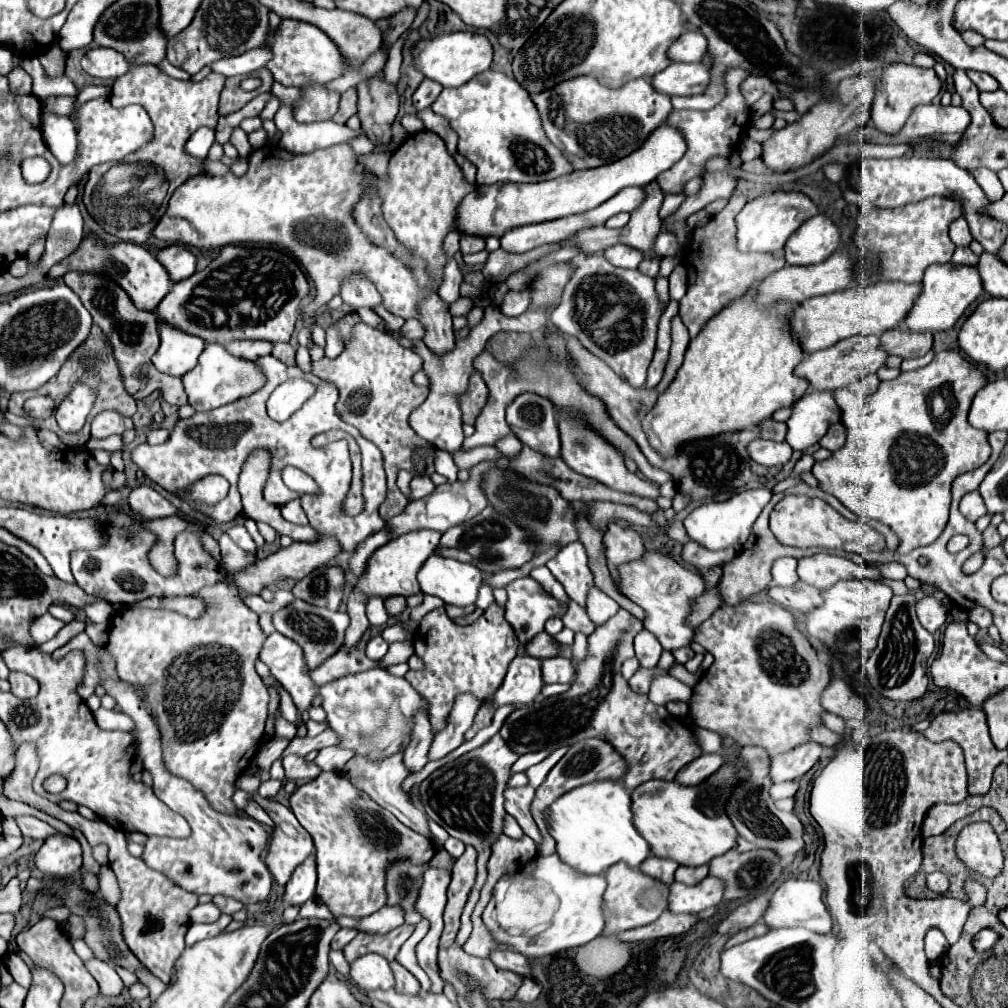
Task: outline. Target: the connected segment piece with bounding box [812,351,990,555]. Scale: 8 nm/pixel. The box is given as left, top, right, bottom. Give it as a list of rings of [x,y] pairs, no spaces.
[[[940,351],[930,365],[900,373],[892,381],[882,381],[874,395],[866,397],[848,393],[848,389],[836,389],[836,403],[842,409],[842,423],[846,427],[846,443],[826,461],[814,463],[814,477],[826,493],[834,495],[856,515],[886,523],[898,535],[898,551],[902,555],[930,545],[942,535],[948,523],[952,479],[984,465],[990,457],[988,433],[968,423],[972,399],[986,383],[988,379],[976,363],[966,361],[958,351]]]

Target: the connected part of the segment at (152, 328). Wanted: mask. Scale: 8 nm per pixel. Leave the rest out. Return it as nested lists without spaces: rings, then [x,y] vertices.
[[[68,271],[64,275],[64,283],[78,293],[82,305],[92,313],[94,323],[98,323],[104,329],[104,335],[112,343],[114,357],[116,357],[116,361],[120,361],[124,387],[128,389],[128,393],[134,399],[144,399],[152,392],[158,391],[162,398],[171,405],[180,407],[188,403],[181,378],[159,372],[154,369],[154,365],[150,361],[160,345],[158,319],[152,311],[138,309],[132,303],[132,299],[128,297],[128,293],[116,281],[112,281],[110,277],[104,277],[100,273]]]

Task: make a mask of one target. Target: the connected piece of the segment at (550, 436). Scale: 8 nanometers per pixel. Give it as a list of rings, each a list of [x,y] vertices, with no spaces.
[[[536,393],[518,395],[506,407],[506,421],[524,445],[548,457],[560,457],[560,431],[548,399]]]

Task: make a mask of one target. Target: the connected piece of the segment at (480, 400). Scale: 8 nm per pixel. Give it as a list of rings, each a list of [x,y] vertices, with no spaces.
[[[474,373],[470,391],[466,393],[466,397],[462,397],[462,413],[464,413],[462,419],[464,419],[464,423],[474,423],[480,409],[484,407],[486,397],[488,397],[488,389],[486,389],[484,381],[482,381],[480,373]]]

